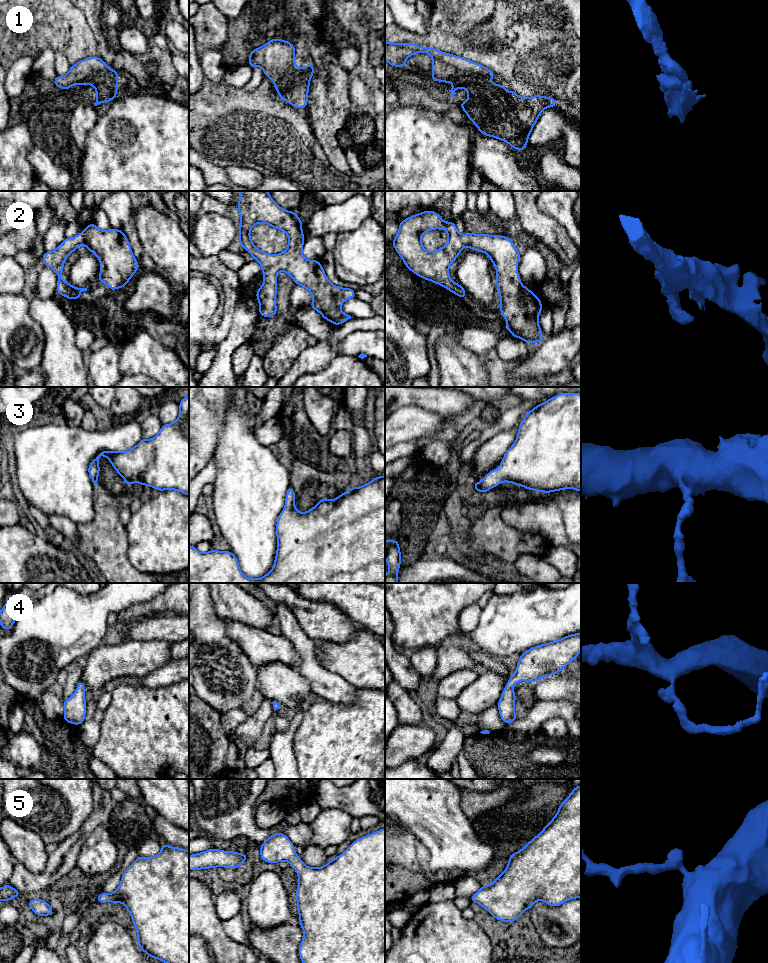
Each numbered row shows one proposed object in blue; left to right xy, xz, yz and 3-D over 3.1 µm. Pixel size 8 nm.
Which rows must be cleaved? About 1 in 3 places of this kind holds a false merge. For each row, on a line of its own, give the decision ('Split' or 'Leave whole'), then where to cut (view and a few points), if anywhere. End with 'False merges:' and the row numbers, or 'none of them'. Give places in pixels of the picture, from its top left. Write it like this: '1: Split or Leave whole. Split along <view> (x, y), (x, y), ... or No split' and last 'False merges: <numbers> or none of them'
1: Leave whole. No split
2: Leave whole. No split
3: Leave whole. No split
4: Leave whole. No split
5: Leave whole. No split
False merges: none of them

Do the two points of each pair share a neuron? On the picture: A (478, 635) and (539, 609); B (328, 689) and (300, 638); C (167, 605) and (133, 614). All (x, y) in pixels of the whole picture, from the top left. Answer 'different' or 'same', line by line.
A: same
B: same
C: same

